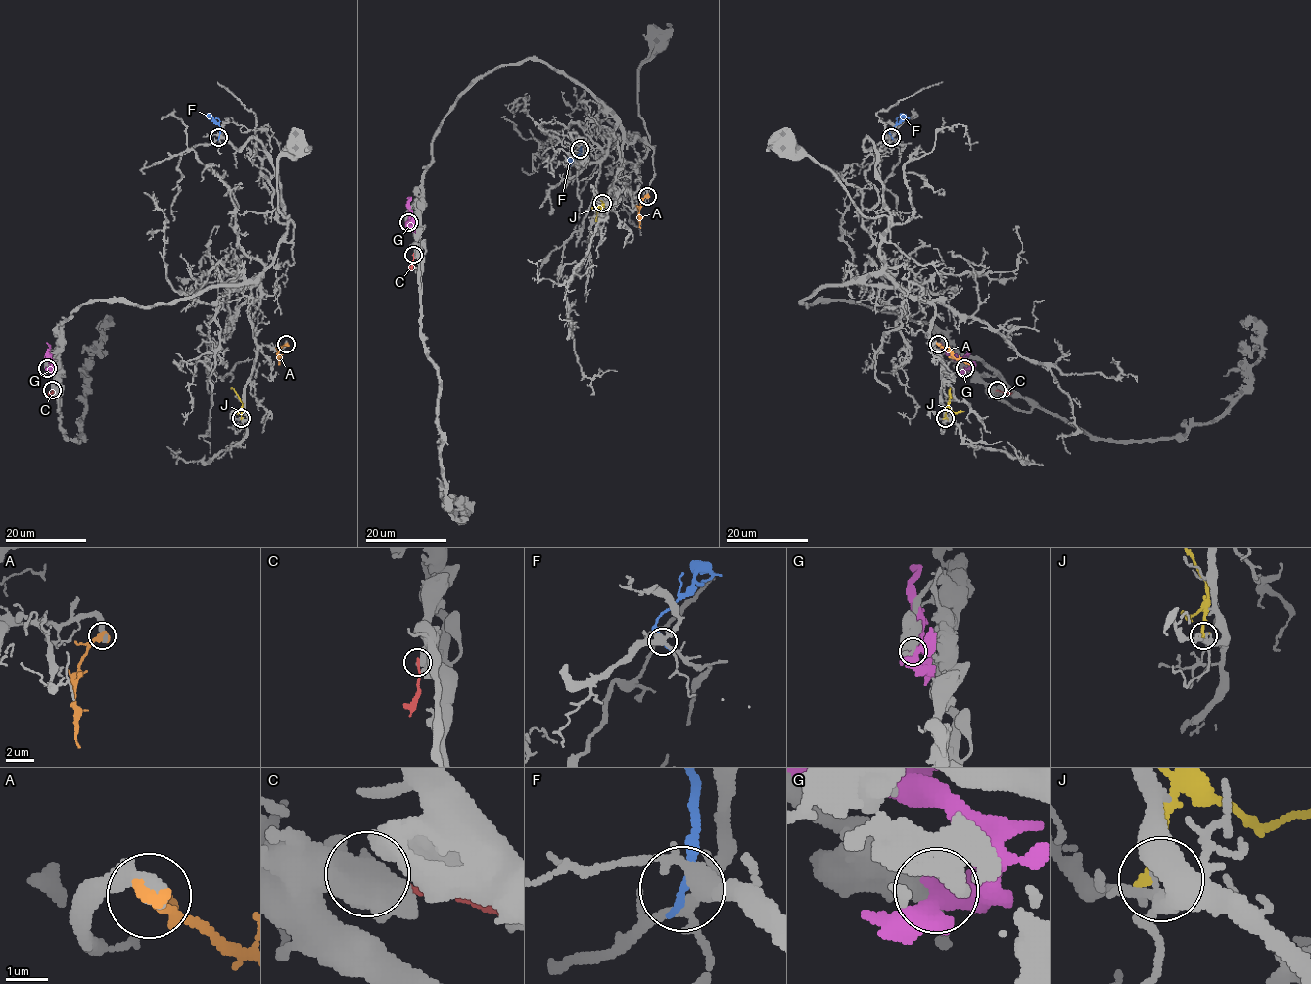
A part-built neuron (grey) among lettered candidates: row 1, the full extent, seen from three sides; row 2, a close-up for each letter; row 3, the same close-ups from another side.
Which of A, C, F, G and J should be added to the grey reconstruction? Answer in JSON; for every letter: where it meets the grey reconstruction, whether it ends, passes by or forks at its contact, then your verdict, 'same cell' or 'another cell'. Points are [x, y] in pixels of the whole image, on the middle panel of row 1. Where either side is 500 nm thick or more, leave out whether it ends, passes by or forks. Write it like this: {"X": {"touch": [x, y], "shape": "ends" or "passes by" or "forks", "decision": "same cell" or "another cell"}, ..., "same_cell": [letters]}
{"A": {"touch": [647, 196], "decision": "same cell"}, "C": {"touch": [413, 255], "decision": "another cell"}, "F": {"touch": [580, 149], "shape": "ends", "decision": "another cell"}, "G": {"touch": [408, 222], "decision": "another cell"}, "J": {"touch": [602, 203], "shape": "ends", "decision": "another cell"}, "same_cell": ["A"]}

